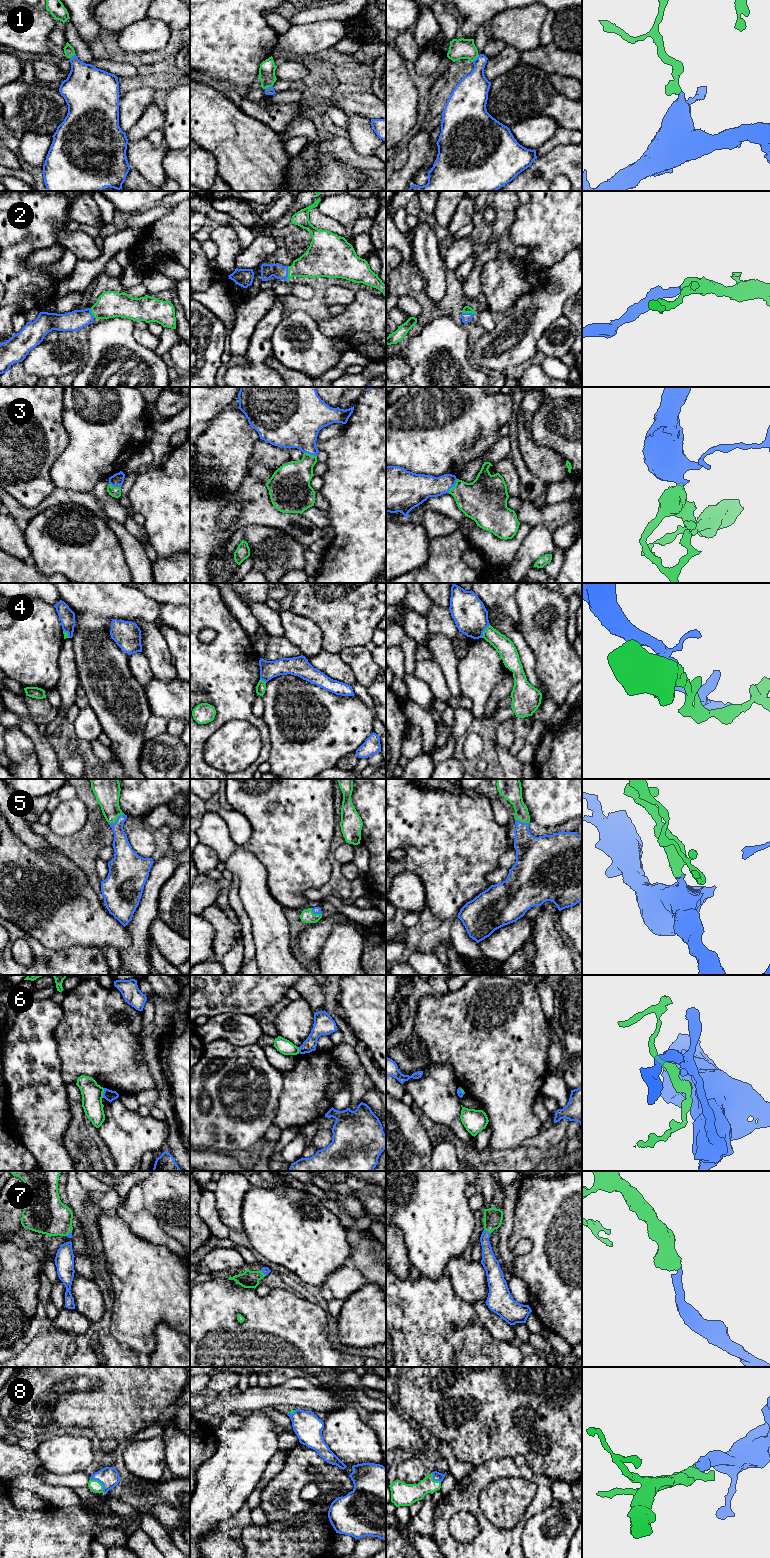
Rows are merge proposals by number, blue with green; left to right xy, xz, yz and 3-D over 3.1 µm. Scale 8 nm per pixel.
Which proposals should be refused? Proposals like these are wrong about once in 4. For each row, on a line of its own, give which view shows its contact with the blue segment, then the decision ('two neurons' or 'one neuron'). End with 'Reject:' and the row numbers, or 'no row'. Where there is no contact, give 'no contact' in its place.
1: meets blue in xz; one neuron
2: meets blue in xz; one neuron
3: meets blue in yz; one neuron
4: meets blue in yz; two neurons
5: meets blue in xy; one neuron
6: meets blue in xy; one neuron
7: meets blue in yz; one neuron
8: meets blue in xy; one neuron
Reject: 4

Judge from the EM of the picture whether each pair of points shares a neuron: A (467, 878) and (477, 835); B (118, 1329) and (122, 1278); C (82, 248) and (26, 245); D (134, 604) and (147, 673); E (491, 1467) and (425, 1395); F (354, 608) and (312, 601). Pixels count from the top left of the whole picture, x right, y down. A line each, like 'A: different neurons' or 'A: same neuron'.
A: same neuron
B: same neuron
C: different neurons
D: different neurons
E: different neurons
F: same neuron

